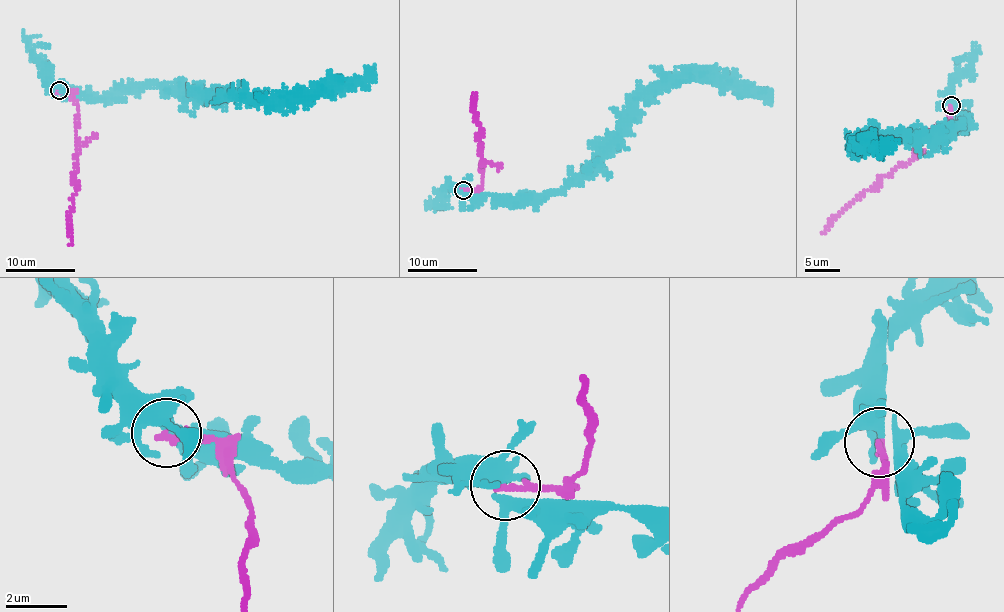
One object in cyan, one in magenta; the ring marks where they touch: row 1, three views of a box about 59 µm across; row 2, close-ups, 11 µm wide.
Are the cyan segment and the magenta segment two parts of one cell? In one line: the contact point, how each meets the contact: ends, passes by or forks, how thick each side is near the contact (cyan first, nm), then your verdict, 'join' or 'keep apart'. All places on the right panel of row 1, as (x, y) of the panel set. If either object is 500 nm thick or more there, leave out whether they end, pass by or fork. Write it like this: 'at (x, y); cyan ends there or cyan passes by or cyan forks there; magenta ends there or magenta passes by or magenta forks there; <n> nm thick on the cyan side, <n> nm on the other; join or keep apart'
at (951, 105); cyan forks there; magenta ends there; 320 nm thick on the cyan side, 240 nm on the other; keep apart

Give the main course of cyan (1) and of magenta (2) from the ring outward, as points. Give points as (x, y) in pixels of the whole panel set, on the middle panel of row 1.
1: (463, 190), (562, 193), (611, 146), (638, 100), (664, 84), (740, 84), (772, 105)
2: (463, 190), (475, 191), (481, 186), (482, 158), (478, 115), (474, 111), (474, 92)

